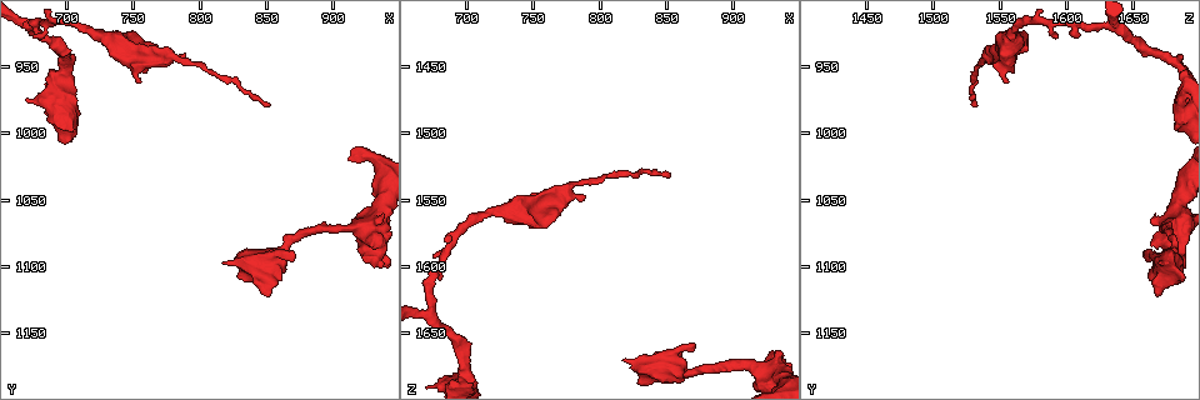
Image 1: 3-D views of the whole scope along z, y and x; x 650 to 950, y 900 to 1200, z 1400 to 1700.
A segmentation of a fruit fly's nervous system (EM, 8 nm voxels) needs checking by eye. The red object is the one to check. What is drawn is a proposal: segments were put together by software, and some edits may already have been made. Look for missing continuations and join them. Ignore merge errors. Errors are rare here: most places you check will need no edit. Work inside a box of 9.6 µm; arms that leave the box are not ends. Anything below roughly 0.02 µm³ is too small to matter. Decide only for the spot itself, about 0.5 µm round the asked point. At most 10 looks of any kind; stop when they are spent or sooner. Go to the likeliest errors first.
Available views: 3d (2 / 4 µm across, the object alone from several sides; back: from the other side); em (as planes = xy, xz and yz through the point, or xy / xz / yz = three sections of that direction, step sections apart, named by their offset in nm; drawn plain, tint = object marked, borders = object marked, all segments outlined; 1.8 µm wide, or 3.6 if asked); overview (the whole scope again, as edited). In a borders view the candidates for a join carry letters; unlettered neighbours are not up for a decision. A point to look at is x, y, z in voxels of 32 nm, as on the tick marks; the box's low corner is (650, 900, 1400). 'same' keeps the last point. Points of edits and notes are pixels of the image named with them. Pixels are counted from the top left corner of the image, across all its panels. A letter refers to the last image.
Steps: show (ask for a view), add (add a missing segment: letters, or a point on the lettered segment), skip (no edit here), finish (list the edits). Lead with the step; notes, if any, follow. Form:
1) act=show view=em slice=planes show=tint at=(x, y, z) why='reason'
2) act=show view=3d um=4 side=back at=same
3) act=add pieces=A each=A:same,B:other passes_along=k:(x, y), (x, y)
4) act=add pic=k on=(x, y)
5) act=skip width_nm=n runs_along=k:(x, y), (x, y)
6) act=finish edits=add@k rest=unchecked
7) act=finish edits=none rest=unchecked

act=show view=em slice=xz step=8 show=tint at=(930, 1084, 1664) why='thick end'

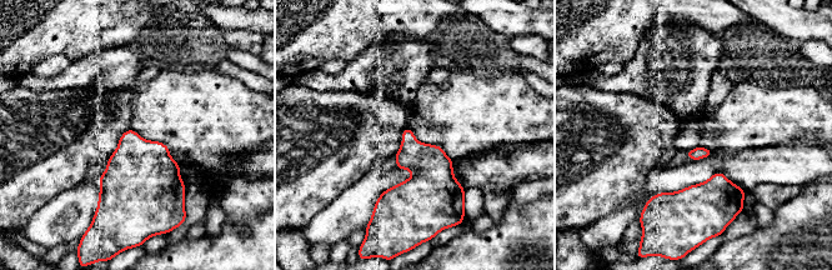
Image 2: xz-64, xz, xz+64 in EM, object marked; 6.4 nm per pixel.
act=show view=em slice=planes show=borders at=same

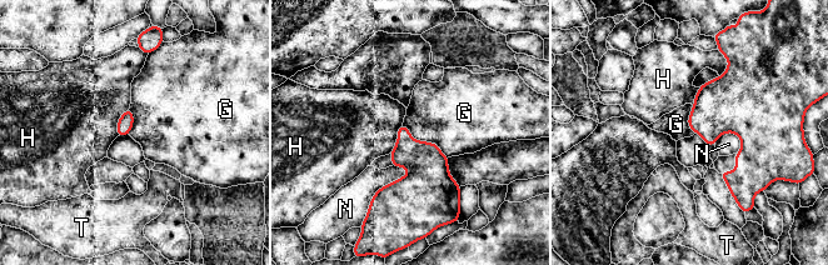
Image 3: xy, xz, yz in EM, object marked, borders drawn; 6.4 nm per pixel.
act=skip each=G:other,H:other,N:other,T:other border=3:(403, 124), (447, 158) found='no lettered segment goes on from it'

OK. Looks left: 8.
act=show view=3d um=2 at=(672, 922, 1636) why='two arms in line, one across'

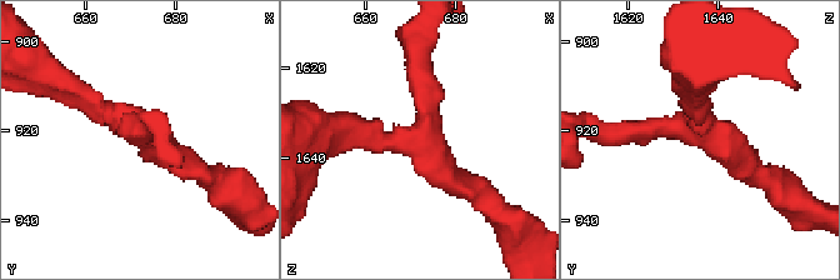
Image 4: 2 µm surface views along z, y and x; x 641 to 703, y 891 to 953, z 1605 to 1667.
act=show view=em um=3.6 slice=xy step=4 show=tint at=(674, 920, 1637) arms=3 arm_widths_nm=180,190,220

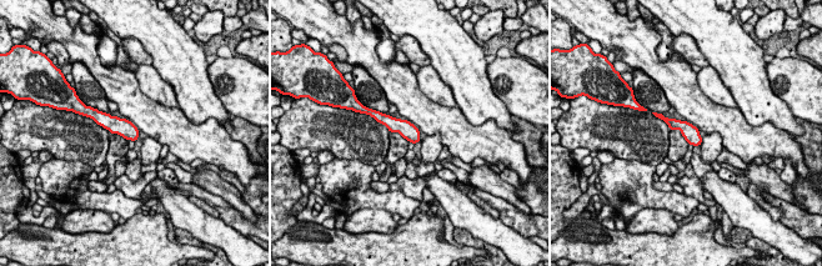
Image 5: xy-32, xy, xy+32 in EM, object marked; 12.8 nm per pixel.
act=show view=em um=3.6 slice=planes show=borders at=same why='cut it another way'

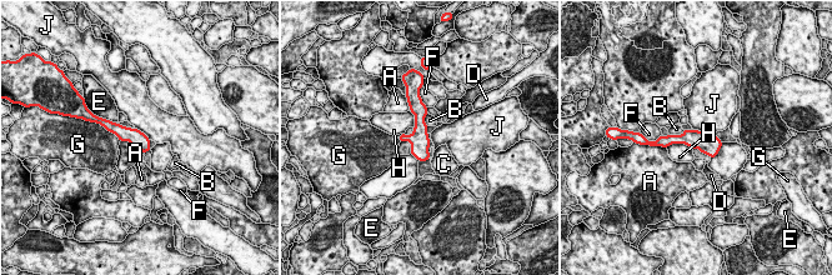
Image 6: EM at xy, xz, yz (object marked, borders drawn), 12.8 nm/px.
act=skip width_nm=220 each=A:other,B:other,C:other,D:other,E:other,F:other,G:other,H:other,J:other runs_along=6:(663, 139), (697, 139), (717, 145) found='no lettered segment goes on from it'

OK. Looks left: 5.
act=show view=em slice=xy step=8 show=plain at=(818, 1098, 1670) why='free end'

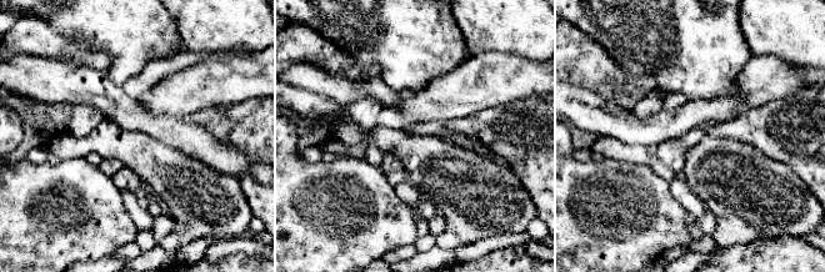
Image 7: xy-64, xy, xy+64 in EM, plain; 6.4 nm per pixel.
act=show view=em slice=xy step=8 show=borders at=same

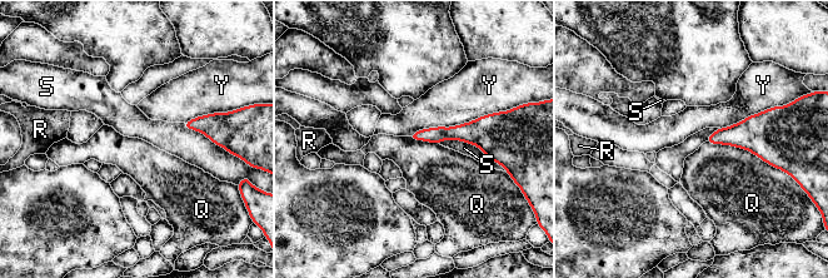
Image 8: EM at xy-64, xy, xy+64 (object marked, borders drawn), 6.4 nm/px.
act=skip longest_contact=Y:600nm each=Q:other,R:other,S:other,Y:other runs_along=8:(417, 135), (475, 133), (489, 147) found='none of them fits'

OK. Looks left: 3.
act=show view=3d um=4 at=(872, 1092, 1662) why='free end'

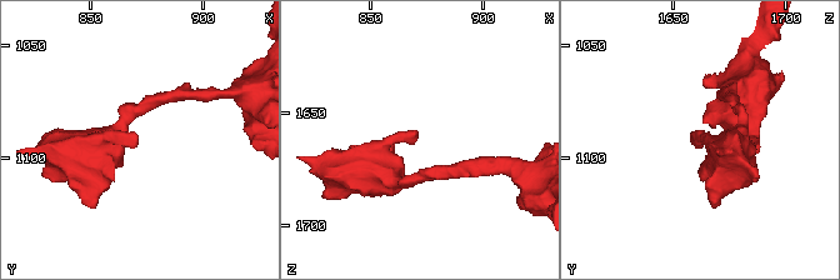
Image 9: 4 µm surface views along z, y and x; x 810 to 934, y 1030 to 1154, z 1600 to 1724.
act=show view=em slice=xz step=16 show=tint at=(872, 1095, 1659)

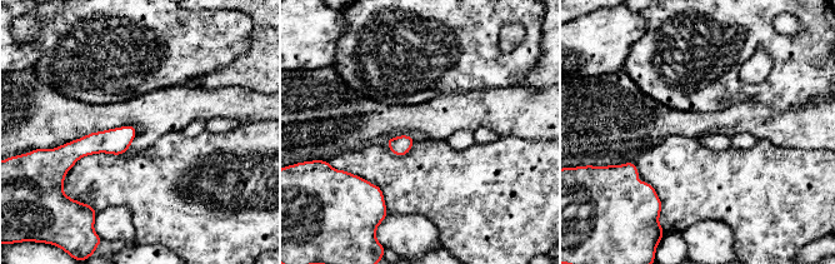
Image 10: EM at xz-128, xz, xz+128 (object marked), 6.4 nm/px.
act=show view=em slice=xz step=16 show=borders at=same why='see the neighbours'

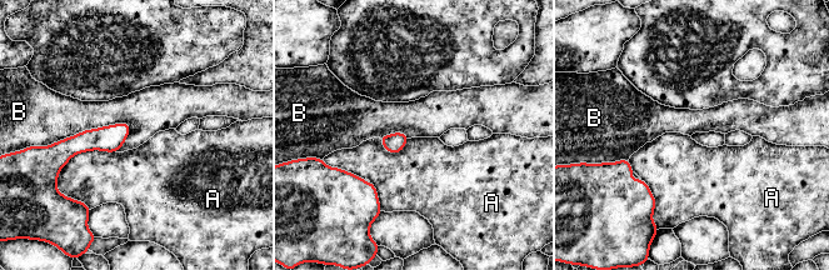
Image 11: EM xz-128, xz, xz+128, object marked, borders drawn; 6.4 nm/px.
act=skip width_nm=120 each=A:other,B:other border=11:(130, 126), (84, 129), (50, 145) found='no lettered segment goes on from it'

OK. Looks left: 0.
act=finish edits=none rest=unchecked

